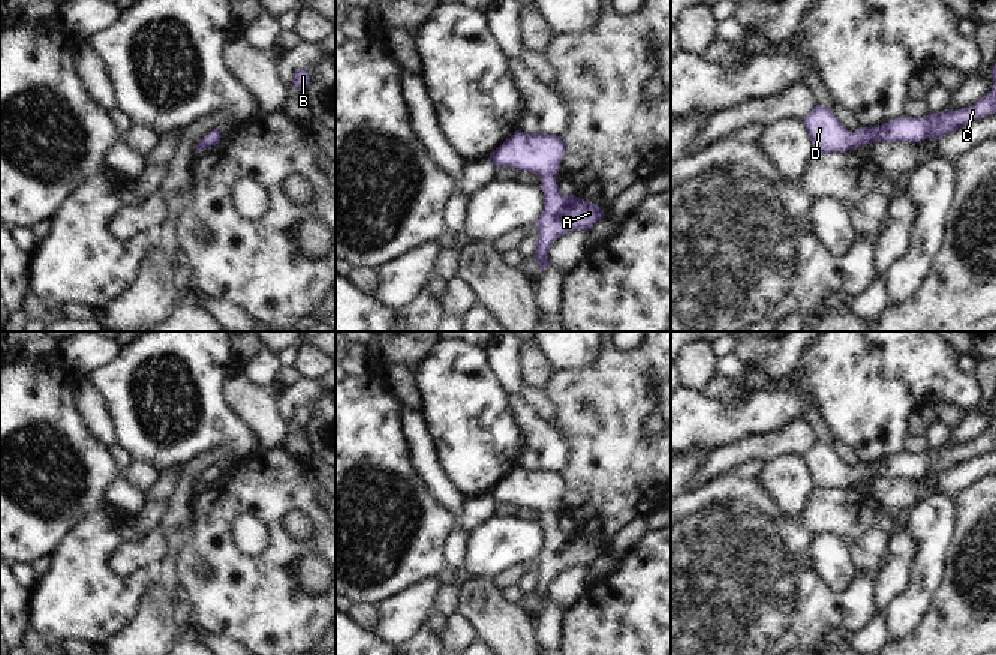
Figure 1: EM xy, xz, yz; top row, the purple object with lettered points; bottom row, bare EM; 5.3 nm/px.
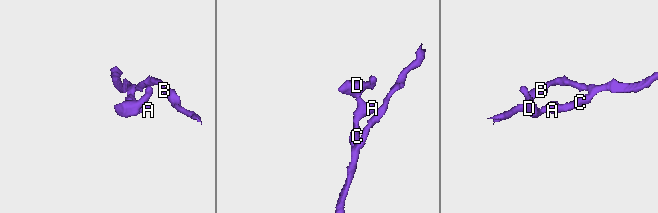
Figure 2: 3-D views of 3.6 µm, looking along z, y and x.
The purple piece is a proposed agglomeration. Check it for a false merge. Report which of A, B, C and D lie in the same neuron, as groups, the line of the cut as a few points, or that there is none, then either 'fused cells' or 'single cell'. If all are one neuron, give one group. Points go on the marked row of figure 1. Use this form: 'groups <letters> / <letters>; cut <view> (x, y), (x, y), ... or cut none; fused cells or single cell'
groups A B C D; cut none; single cell

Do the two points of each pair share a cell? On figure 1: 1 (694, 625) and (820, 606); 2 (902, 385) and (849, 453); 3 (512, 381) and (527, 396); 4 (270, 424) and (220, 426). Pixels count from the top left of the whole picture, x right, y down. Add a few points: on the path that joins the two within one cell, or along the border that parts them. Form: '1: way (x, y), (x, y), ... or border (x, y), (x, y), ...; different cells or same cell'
1: way (725, 606), (788, 606); same cell
2: border (833, 433), (843, 439), (860, 460); different cells
3: border (523, 382), (518, 394); different cells
4: border (223, 397), (228, 408), (255, 435), (259, 447); different cells

